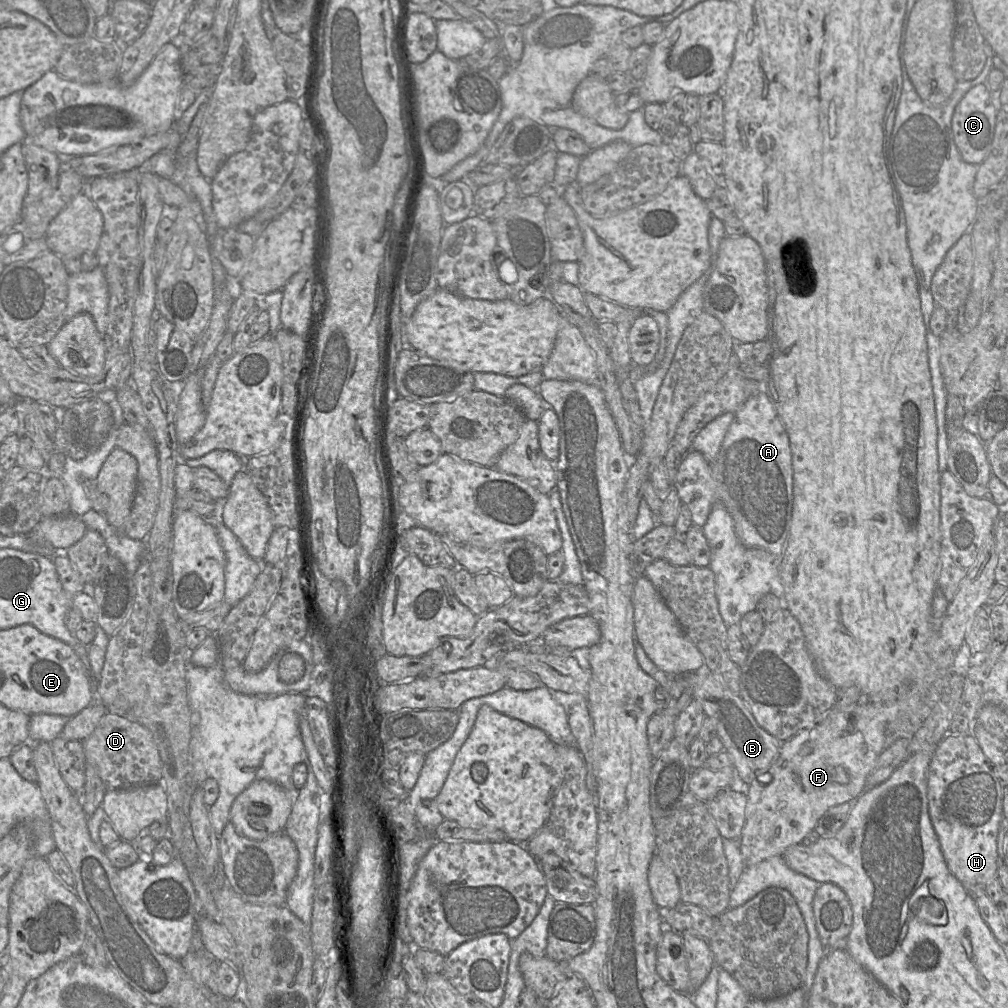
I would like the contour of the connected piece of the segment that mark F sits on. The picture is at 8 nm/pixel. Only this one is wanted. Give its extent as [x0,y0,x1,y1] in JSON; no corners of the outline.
[739,704,898,868]

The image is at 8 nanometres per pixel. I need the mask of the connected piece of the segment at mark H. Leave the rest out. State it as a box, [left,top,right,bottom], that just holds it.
[927,733,1003,897]

